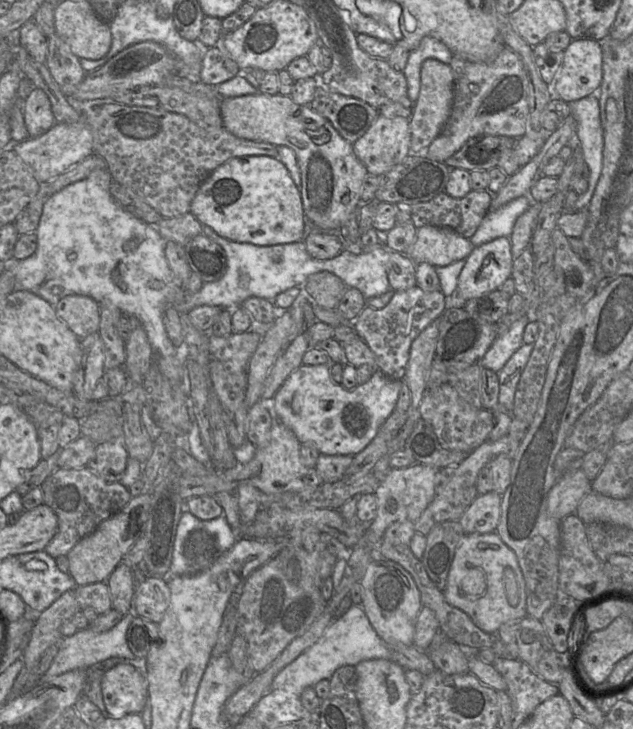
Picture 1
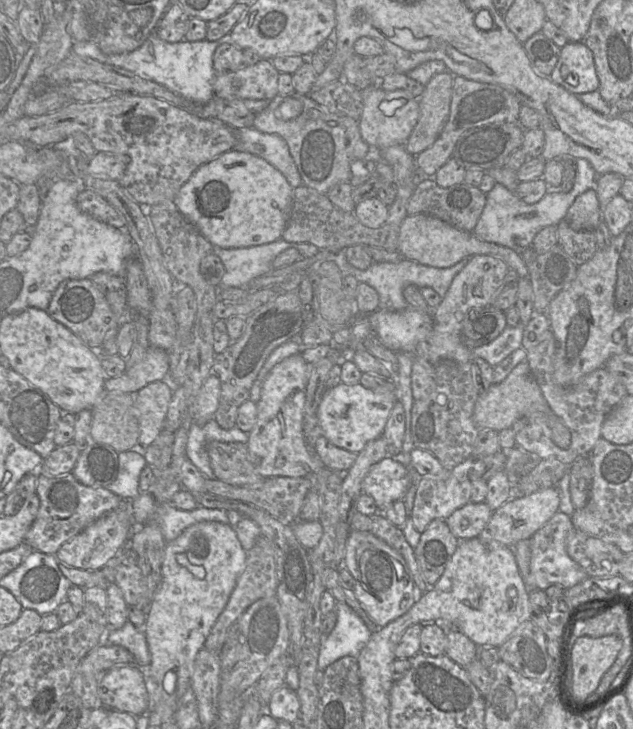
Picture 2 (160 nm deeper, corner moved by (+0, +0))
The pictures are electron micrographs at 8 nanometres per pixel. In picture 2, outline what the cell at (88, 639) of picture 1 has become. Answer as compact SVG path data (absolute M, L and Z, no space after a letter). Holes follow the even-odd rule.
M129 621L119 629L109 629L107 626L107 632L102 642L126 648L138 666L148 668L151 663L151 655L144 631L135 628Z

